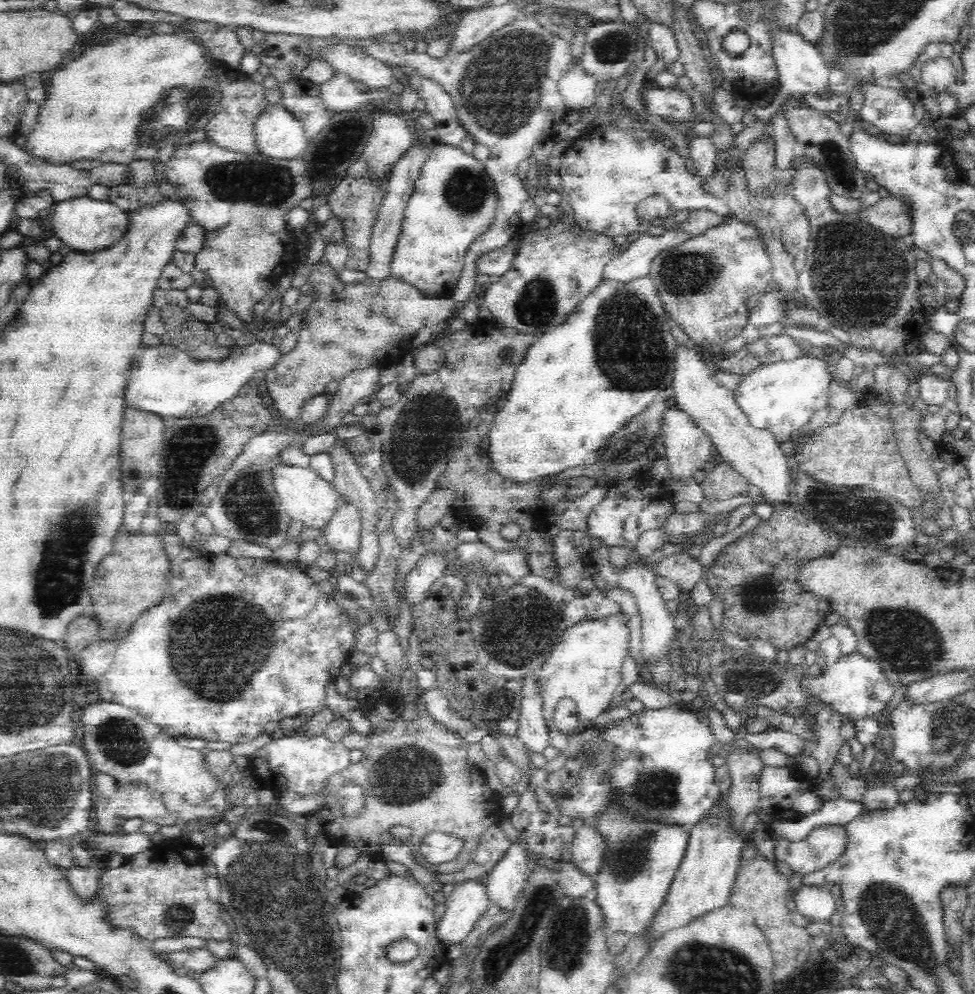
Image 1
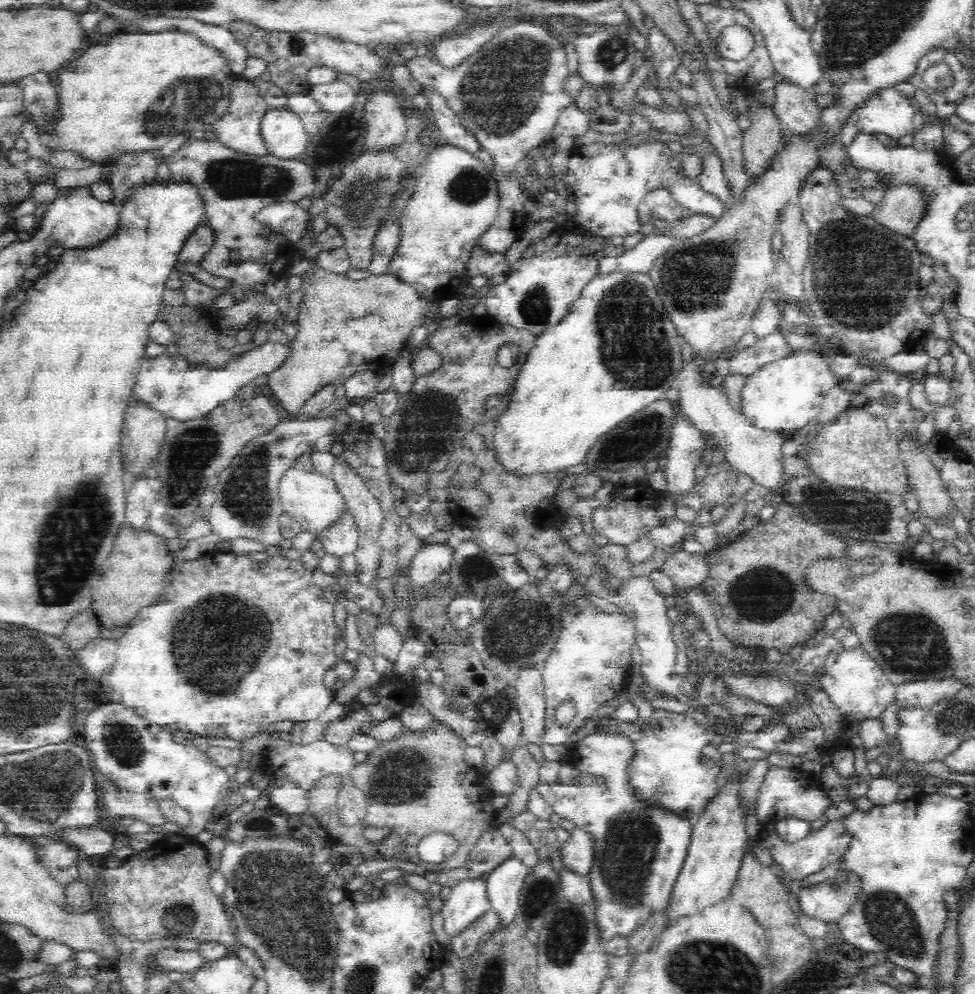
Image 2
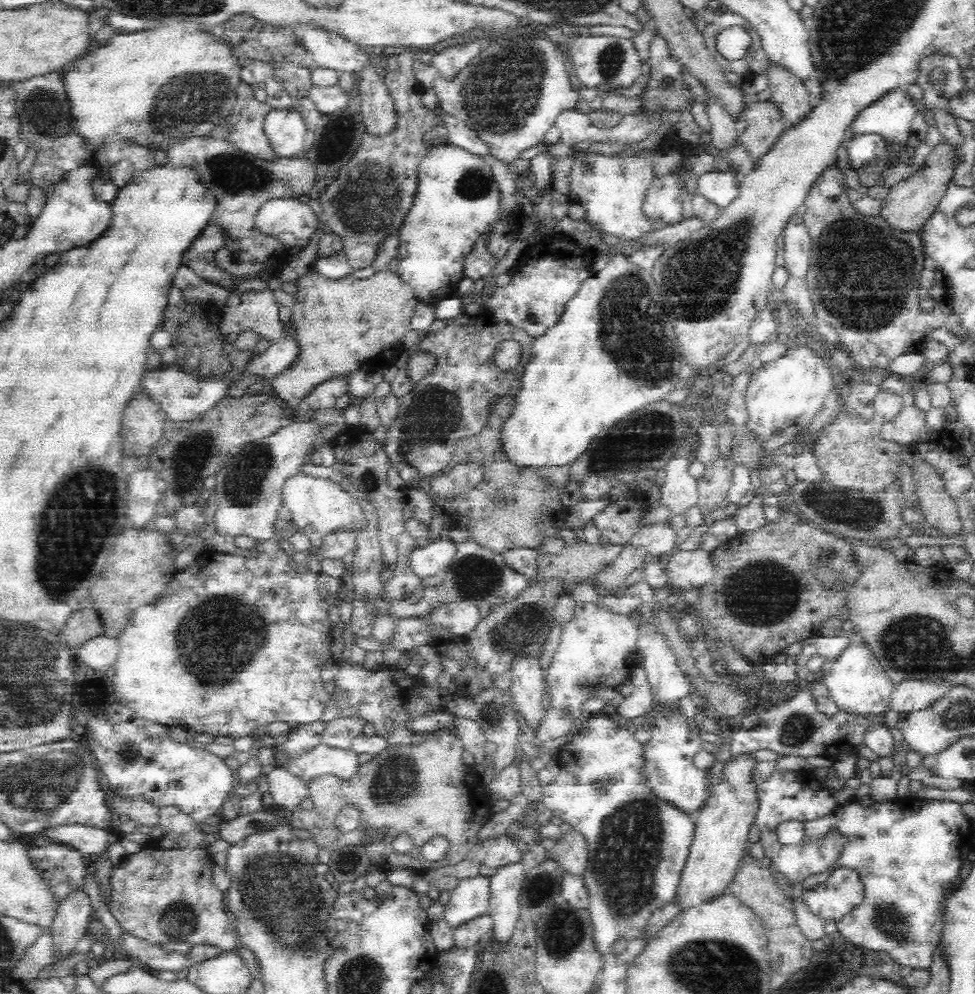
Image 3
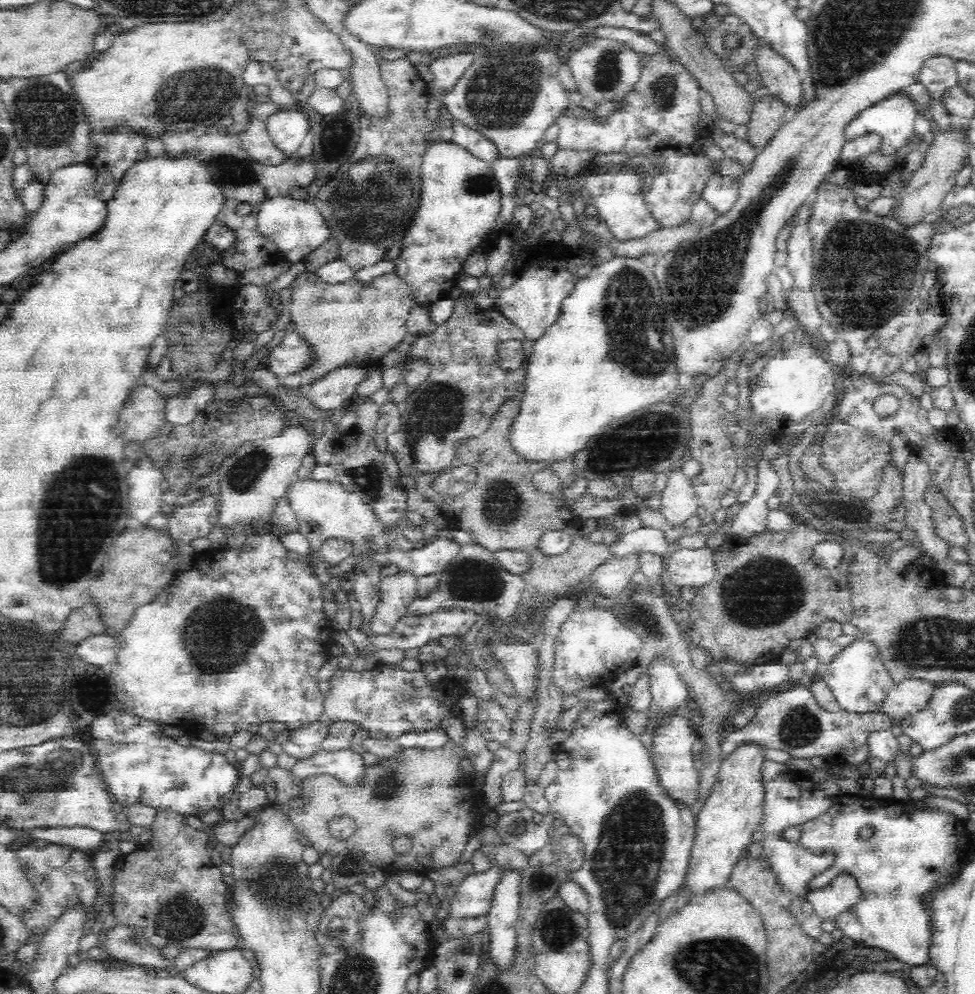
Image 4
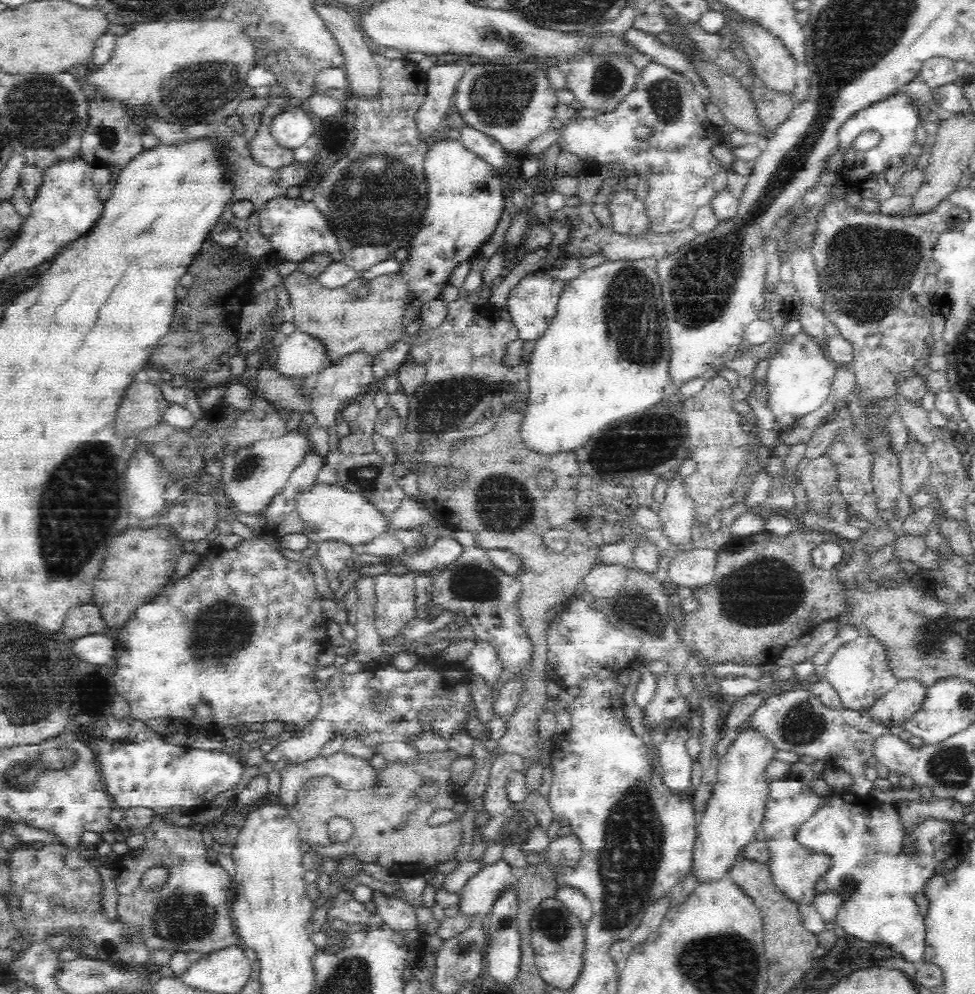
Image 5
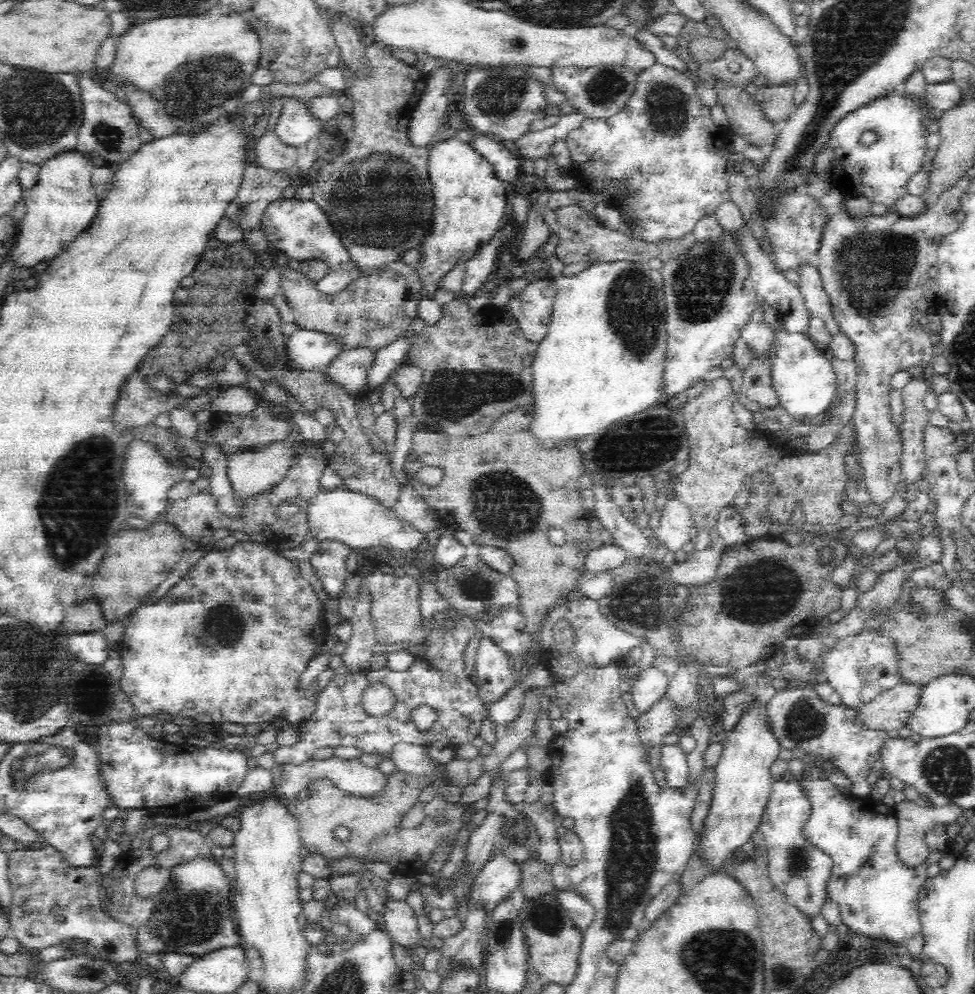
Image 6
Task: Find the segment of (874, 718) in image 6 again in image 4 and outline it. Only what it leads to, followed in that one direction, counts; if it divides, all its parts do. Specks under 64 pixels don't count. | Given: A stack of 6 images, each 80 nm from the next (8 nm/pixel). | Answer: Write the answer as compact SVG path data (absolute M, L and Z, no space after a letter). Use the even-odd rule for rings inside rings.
M908 678L896 683L893 690L886 696L880 711L888 715L892 724L900 724L903 718L912 716L926 708L939 688L921 679Z

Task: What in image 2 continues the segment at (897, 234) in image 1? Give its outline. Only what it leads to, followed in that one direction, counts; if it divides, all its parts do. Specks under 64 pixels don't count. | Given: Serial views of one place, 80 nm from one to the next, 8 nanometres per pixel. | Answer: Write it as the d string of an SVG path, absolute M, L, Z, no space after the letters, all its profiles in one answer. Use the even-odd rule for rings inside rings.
M892 186L885 198L870 212L870 218L880 226L900 236L911 237L926 212L924 195L914 186Z

